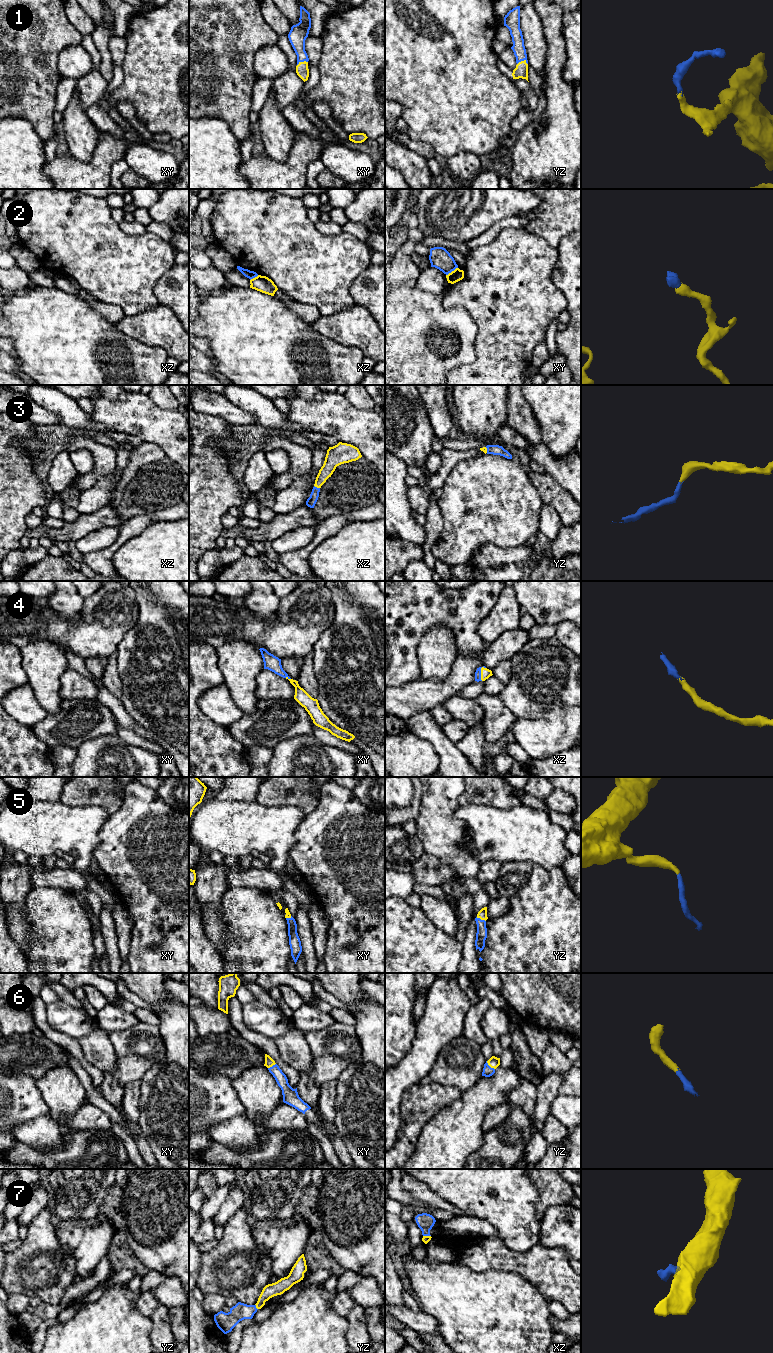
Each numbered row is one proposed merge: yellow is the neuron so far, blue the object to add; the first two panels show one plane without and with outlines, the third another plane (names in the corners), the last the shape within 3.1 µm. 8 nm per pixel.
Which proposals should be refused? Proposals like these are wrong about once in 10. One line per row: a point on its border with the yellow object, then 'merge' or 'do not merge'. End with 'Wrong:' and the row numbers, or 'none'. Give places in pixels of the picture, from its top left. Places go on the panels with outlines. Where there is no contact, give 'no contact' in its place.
1: contact yz (522, 61); merge
2: contact xy (452, 271); do not merge
3: contact xz (317, 487); merge
4: contact xz (481, 673); merge
5: contact yz (481, 919); merge
6: contact yz (490, 1066); merge
7: contact yz (256, 1307); merge
Wrong: 2

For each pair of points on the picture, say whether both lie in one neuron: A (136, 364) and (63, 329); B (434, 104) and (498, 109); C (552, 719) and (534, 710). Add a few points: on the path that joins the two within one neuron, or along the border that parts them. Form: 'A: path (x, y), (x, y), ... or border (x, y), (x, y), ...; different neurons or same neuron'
A: path (118, 361), (93, 359), (81, 347); same neuron
B: path (450, 104), (482, 104); same neuron
C: border (565, 705), (555, 707), (536, 717), (520, 718); different neurons

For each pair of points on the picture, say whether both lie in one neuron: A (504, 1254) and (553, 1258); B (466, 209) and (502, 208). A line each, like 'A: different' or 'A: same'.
A: same
B: same

